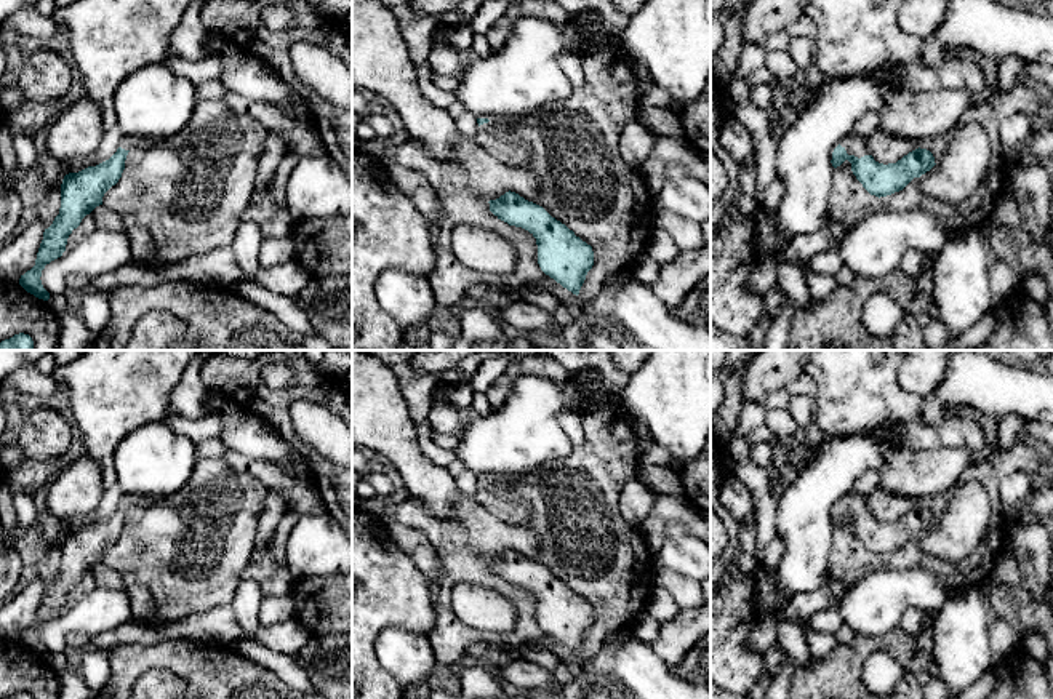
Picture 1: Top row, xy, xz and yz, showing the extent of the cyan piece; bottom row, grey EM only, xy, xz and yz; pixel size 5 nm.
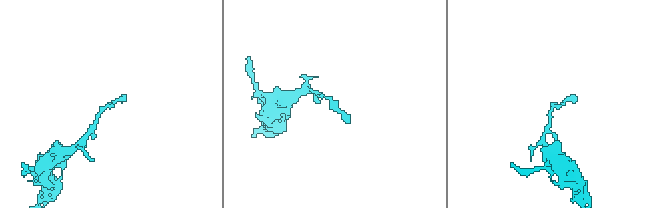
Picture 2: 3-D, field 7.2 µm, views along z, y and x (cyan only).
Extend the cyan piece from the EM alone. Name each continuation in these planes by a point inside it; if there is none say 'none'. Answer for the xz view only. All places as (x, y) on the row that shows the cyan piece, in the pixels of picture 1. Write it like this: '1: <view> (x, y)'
1: xz (514, 154)

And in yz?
1: yz (856, 146)

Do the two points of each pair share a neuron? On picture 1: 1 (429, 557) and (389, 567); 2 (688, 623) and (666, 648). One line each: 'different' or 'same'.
1: different
2: same

